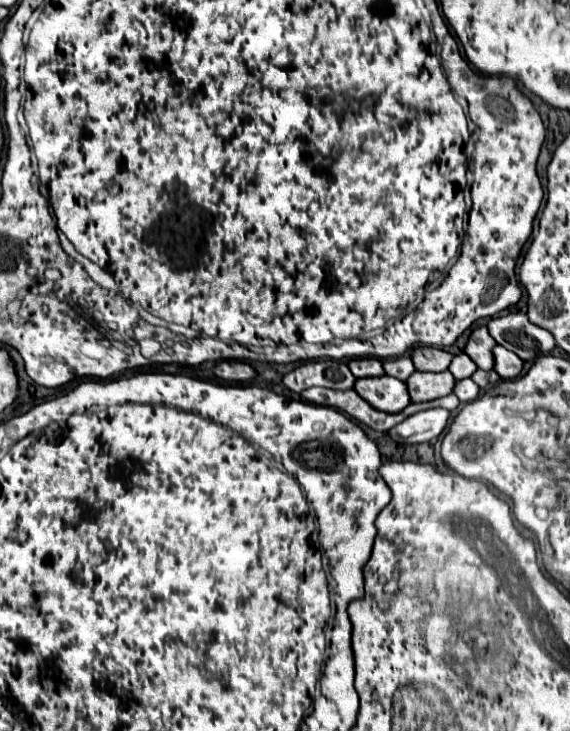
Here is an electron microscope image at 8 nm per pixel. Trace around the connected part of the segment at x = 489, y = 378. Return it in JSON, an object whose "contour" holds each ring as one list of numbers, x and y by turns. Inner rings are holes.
{"contour":[[478,369,478,371,472,375,472,381,474,381,480,389,484,389,486,385,494,385,494,383,498,383,500,377,496,375,496,371,482,371,482,369]]}

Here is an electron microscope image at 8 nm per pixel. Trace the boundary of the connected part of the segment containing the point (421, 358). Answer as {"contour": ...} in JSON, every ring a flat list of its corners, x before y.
{"contour":[[418,345,412,349,410,359,416,367,416,371,444,371,448,369,448,363,452,361,452,353,436,347,424,347]]}

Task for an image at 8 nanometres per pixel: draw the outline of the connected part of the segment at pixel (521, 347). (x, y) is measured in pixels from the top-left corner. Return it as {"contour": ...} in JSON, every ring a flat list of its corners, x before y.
{"contour":[[510,313,488,321,488,333,494,341,508,351,516,353,522,361,532,361,538,355,546,355,554,349,554,337,528,321,522,313]]}

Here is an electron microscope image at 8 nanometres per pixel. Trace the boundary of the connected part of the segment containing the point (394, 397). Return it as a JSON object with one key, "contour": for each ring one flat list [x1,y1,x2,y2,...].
{"contour":[[390,375,356,379,354,391,360,393,360,397,368,401,374,409,380,409,386,413,400,413,410,403,404,381]]}

